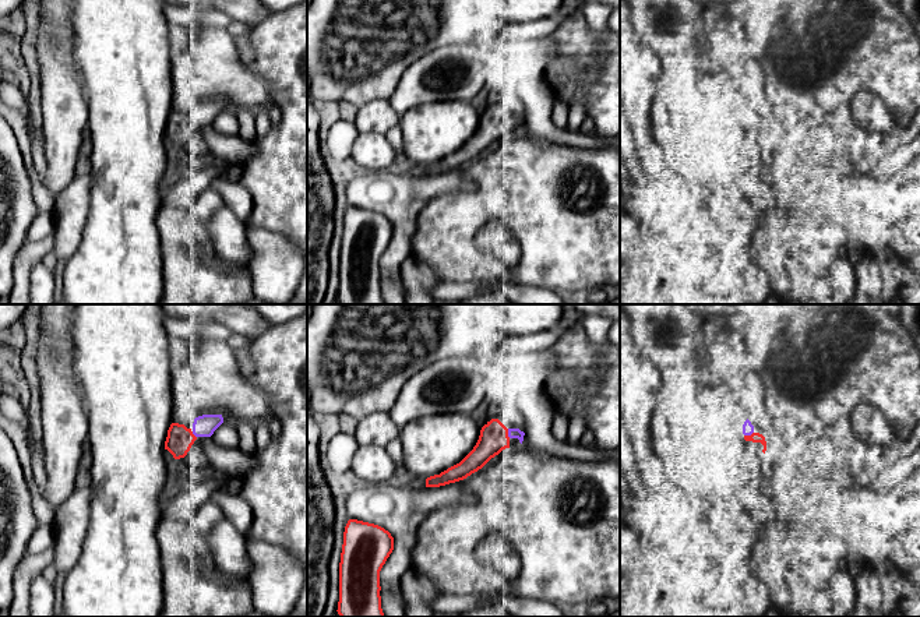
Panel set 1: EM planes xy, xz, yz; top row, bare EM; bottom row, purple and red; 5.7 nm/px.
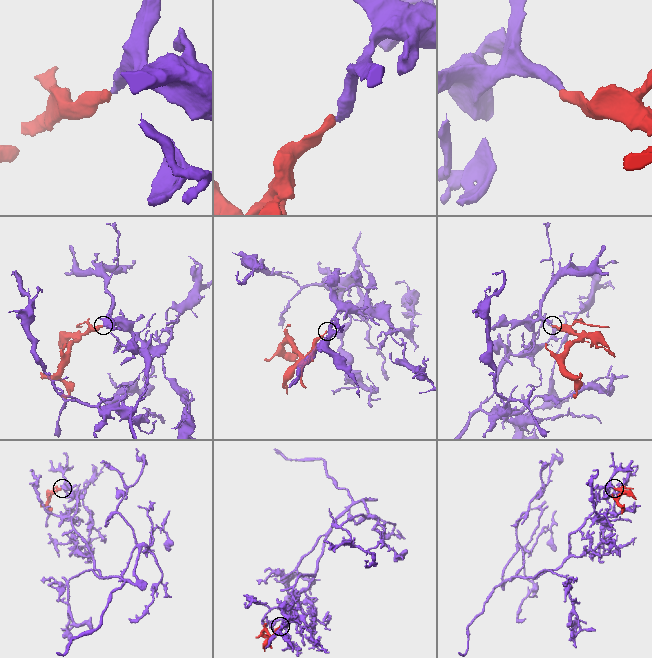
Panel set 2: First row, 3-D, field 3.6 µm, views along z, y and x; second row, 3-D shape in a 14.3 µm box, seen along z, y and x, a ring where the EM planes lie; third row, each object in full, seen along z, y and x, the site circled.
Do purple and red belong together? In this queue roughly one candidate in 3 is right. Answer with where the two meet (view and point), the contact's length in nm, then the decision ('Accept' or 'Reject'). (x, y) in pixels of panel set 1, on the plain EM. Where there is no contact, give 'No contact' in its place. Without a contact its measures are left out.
Touches purple at xz (508, 120). Shared border 60 nm. Accept

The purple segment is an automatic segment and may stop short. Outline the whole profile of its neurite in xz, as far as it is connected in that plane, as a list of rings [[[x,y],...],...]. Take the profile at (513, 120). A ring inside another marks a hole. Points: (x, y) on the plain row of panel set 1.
[[[491,106],[482,114],[473,137],[459,151],[427,165],[426,174],[440,174],[466,166],[503,137],[510,135],[511,126],[518,126],[522,131],[524,123],[525,120],[519,116],[507,116],[498,106]]]

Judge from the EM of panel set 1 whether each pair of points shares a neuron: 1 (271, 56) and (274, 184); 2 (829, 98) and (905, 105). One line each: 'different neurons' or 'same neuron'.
1: same neuron
2: same neuron

